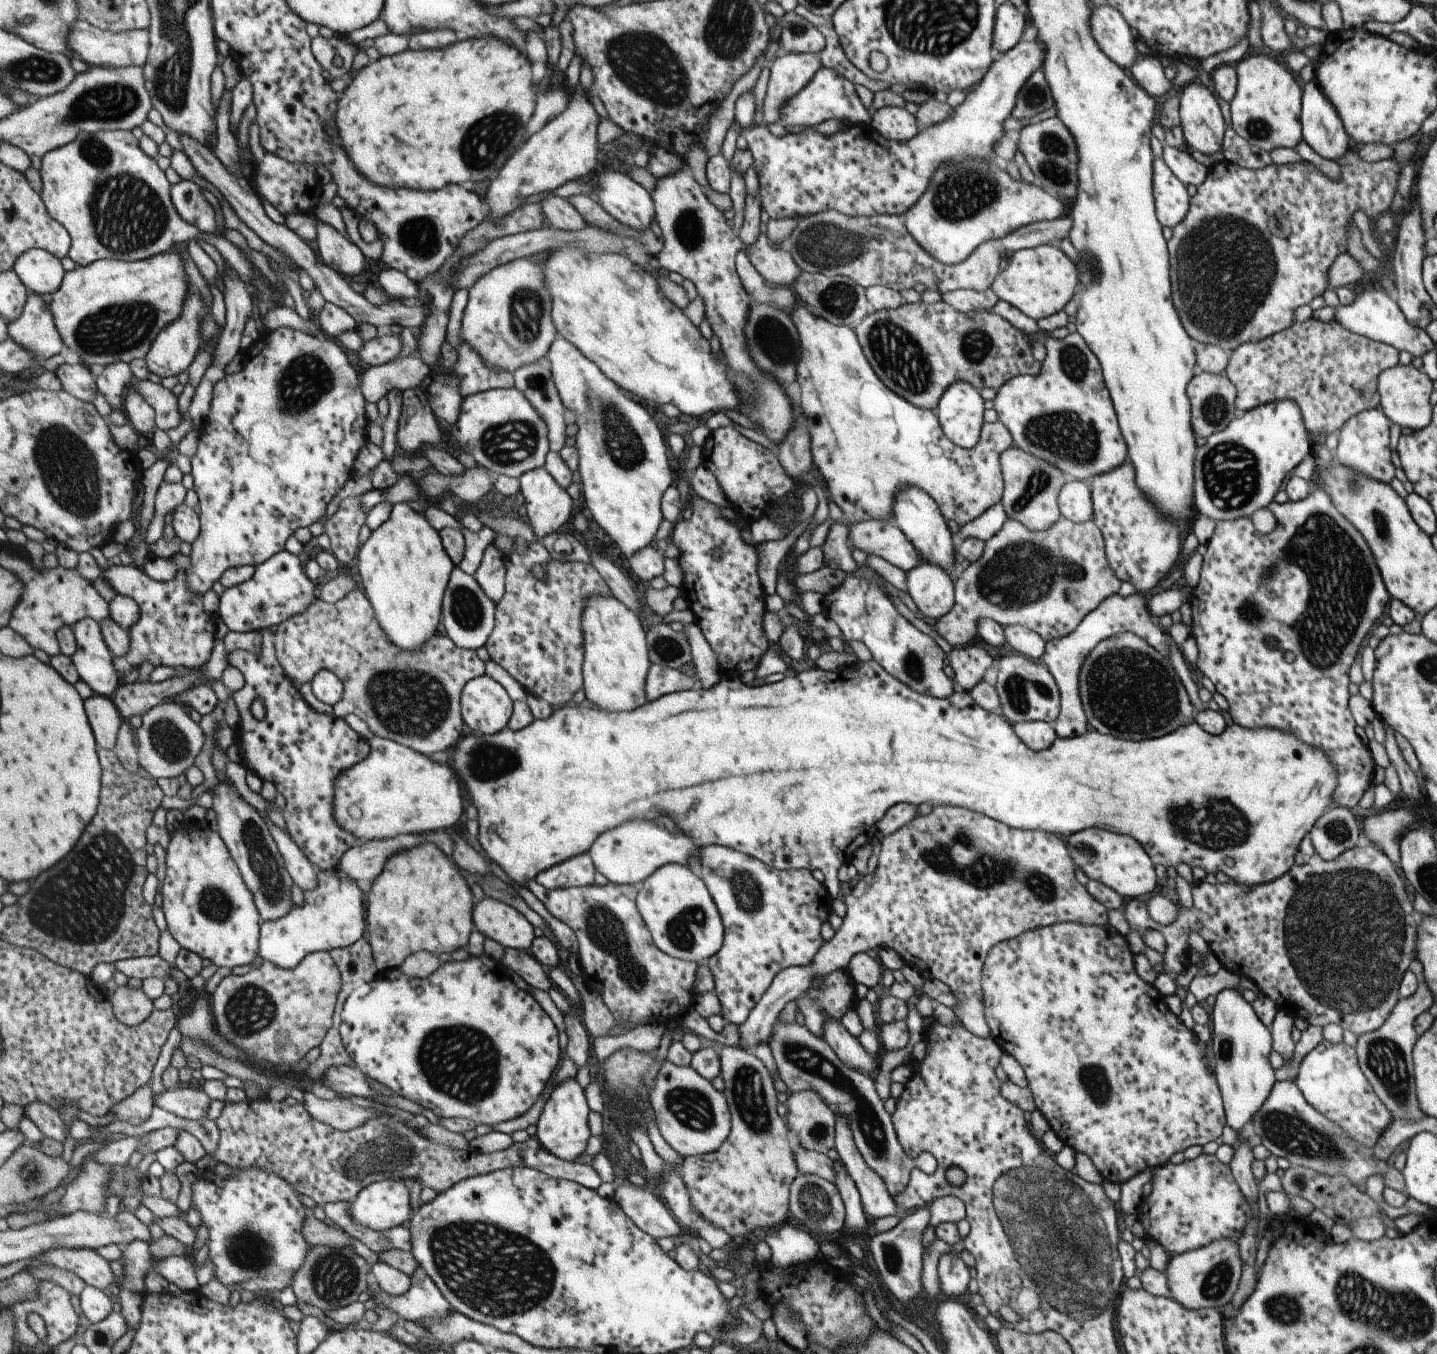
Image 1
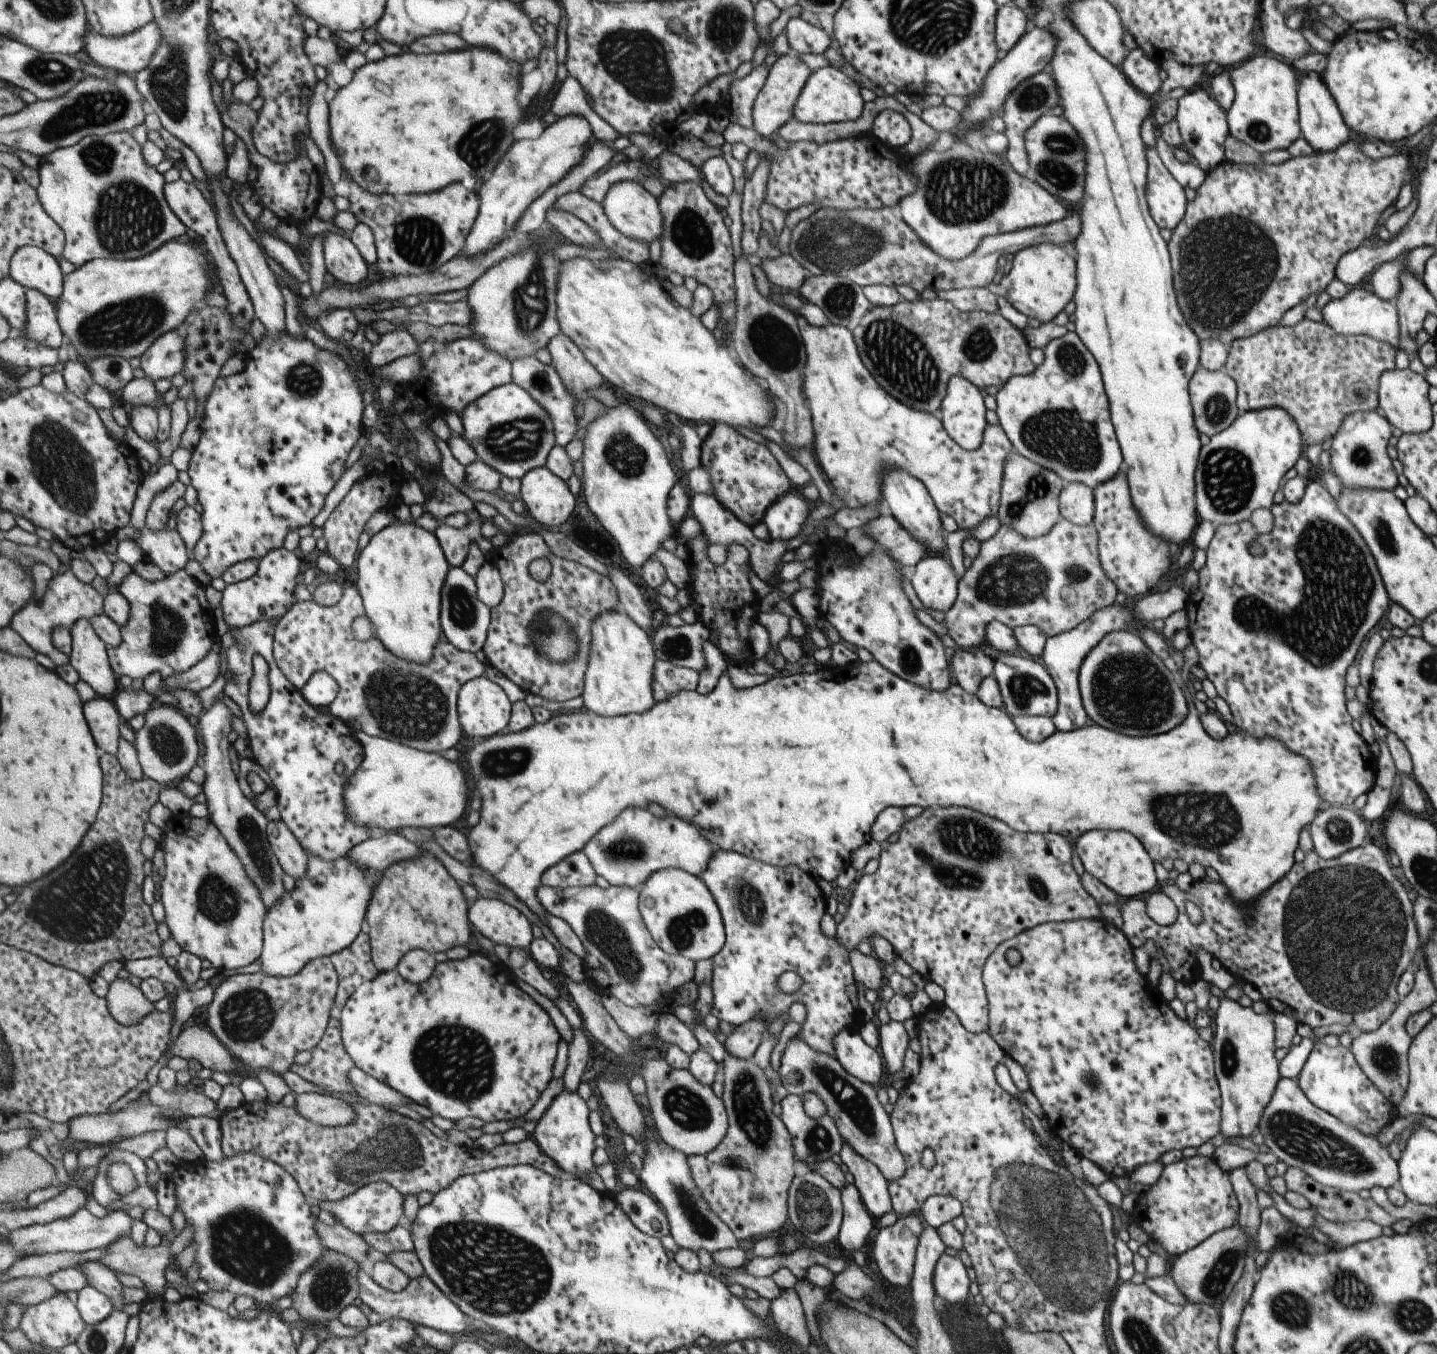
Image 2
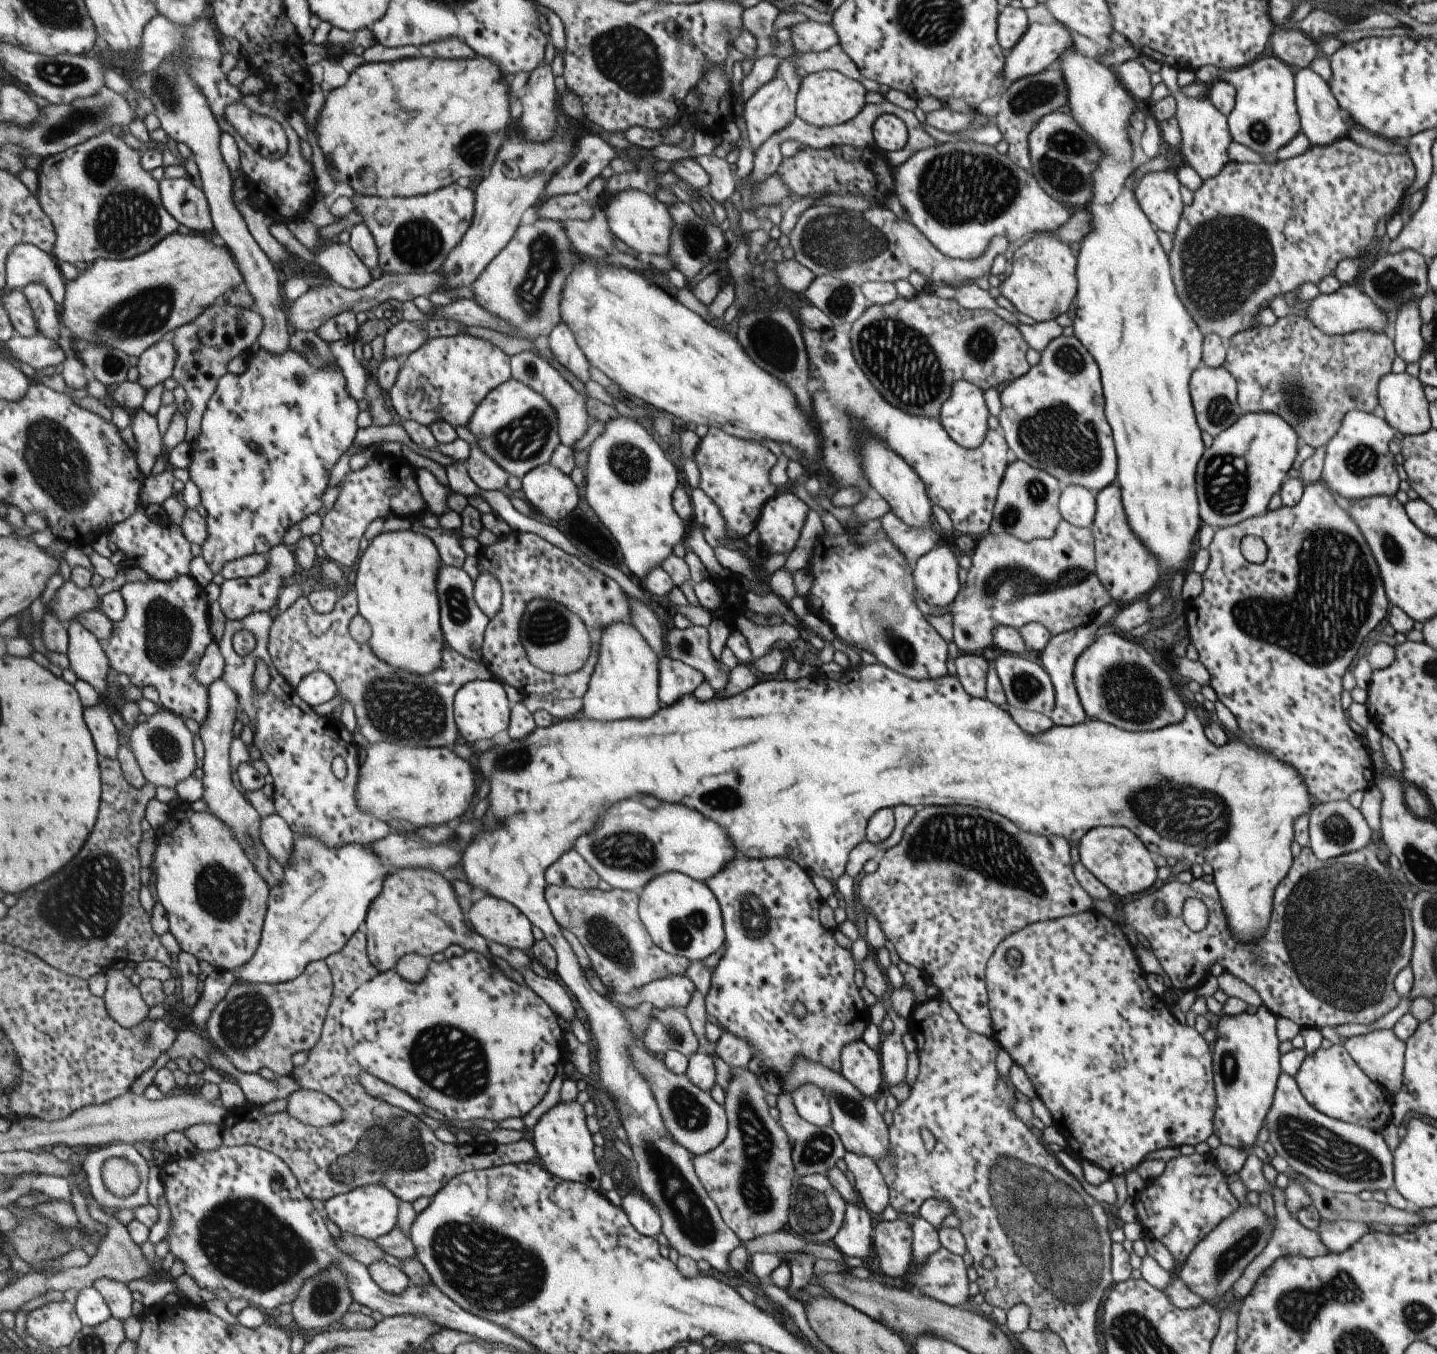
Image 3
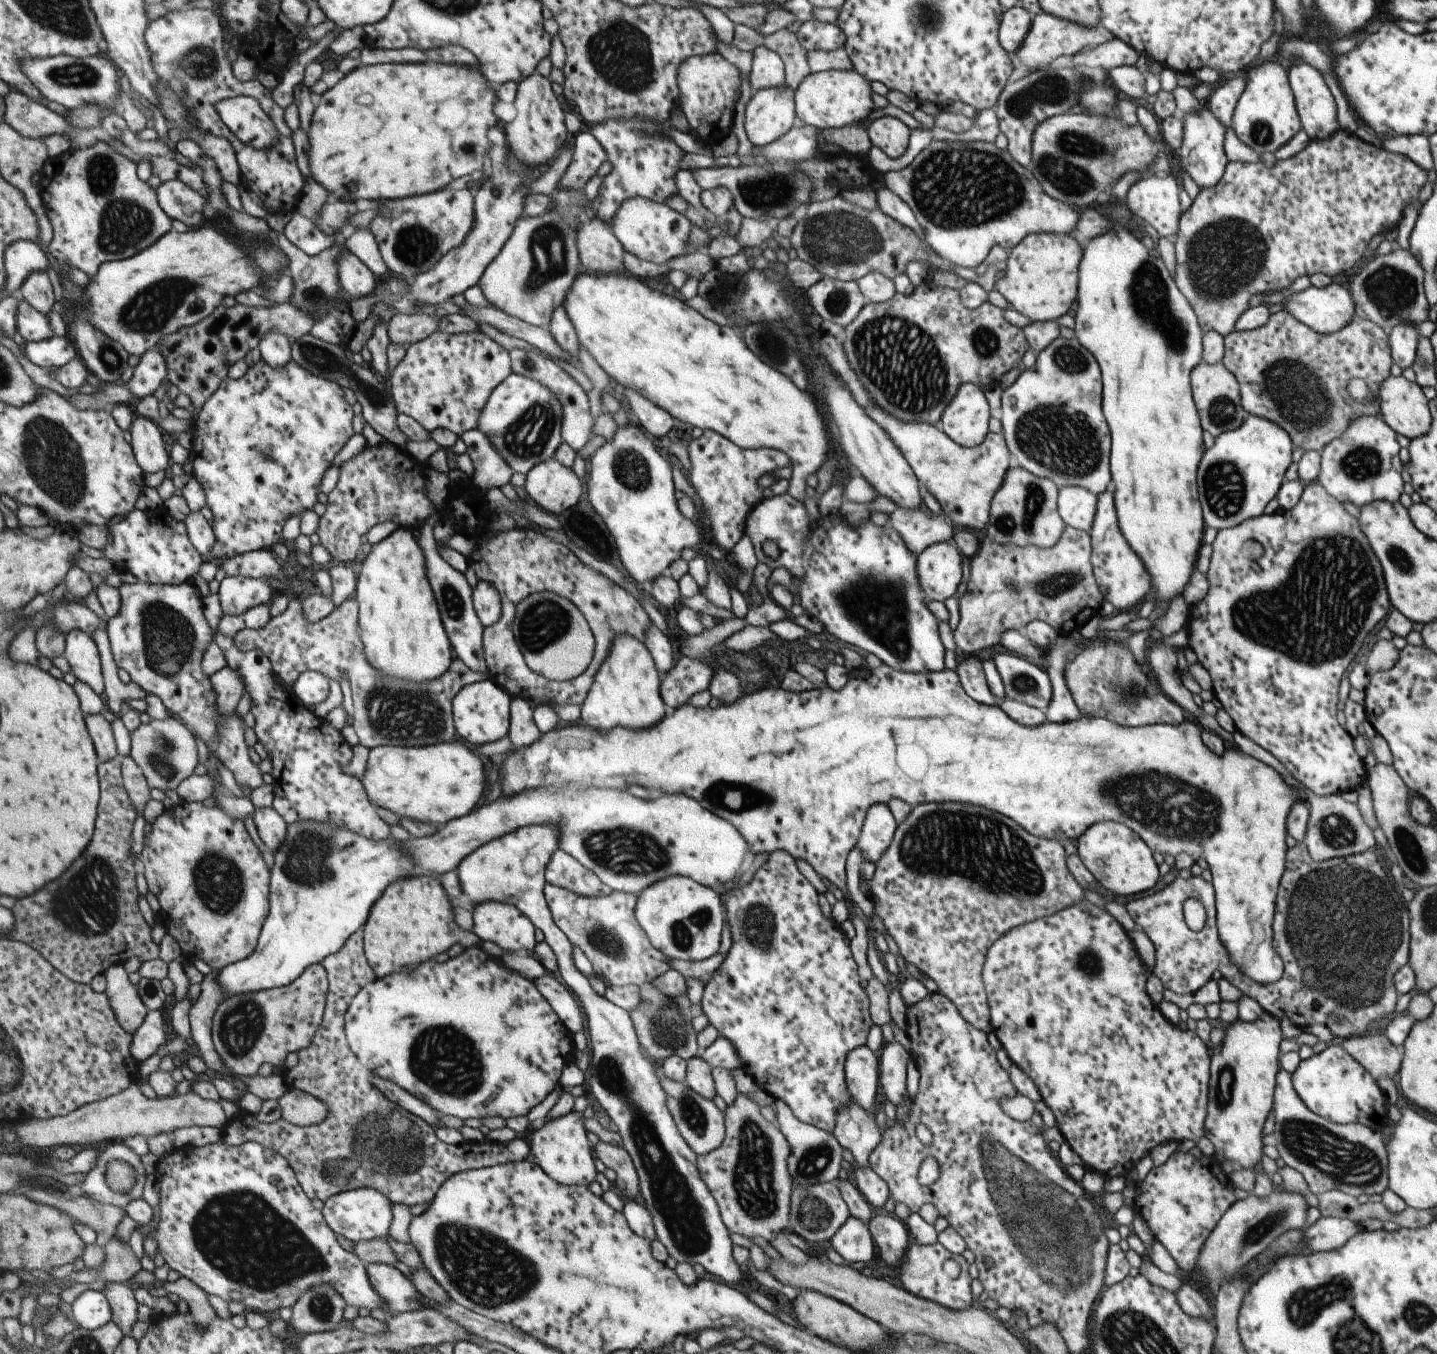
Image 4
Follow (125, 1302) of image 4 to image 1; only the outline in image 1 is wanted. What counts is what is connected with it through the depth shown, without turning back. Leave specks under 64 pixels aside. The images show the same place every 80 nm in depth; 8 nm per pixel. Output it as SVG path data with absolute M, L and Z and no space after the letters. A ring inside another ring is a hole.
M55 1248L41 1254L39 1258L45 1265L54 1265L75 1272L86 1285L98 1287L103 1291L109 1290L109 1286L115 1284L115 1274L111 1270L111 1264L95 1251L89 1248Z

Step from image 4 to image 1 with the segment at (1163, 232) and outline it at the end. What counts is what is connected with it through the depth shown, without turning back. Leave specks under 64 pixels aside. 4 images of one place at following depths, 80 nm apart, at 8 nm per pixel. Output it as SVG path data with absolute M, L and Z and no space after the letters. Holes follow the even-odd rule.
M1162 158L1152 160L1153 200L1159 224L1174 227L1186 214L1190 197L1185 185L1167 168Z

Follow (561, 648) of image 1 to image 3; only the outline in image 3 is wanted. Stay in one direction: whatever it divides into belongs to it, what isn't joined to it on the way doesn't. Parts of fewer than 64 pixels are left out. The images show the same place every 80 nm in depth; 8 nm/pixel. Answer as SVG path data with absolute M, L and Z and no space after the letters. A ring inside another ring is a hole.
M515 533L503 538L494 545L489 545L479 552L479 570L481 573L493 573L502 582L504 597L501 610L490 619L484 636L484 647L482 658L491 669L495 679L502 683L507 683L524 695L545 696L548 699L556 698L582 698L589 686L590 674L594 664L597 662L594 655L598 653L598 640L600 632L604 626L615 621L630 623L629 607L624 597L622 588L608 576L603 575L593 567L581 562L576 556L563 552L563 549L552 545L550 541L543 540L535 533ZM535 599L549 599L561 604L576 614L583 623L587 631L590 642L590 656L585 659L583 666L575 672L556 675L543 672L536 667L530 660L522 641L521 621L525 614L527 605Z

